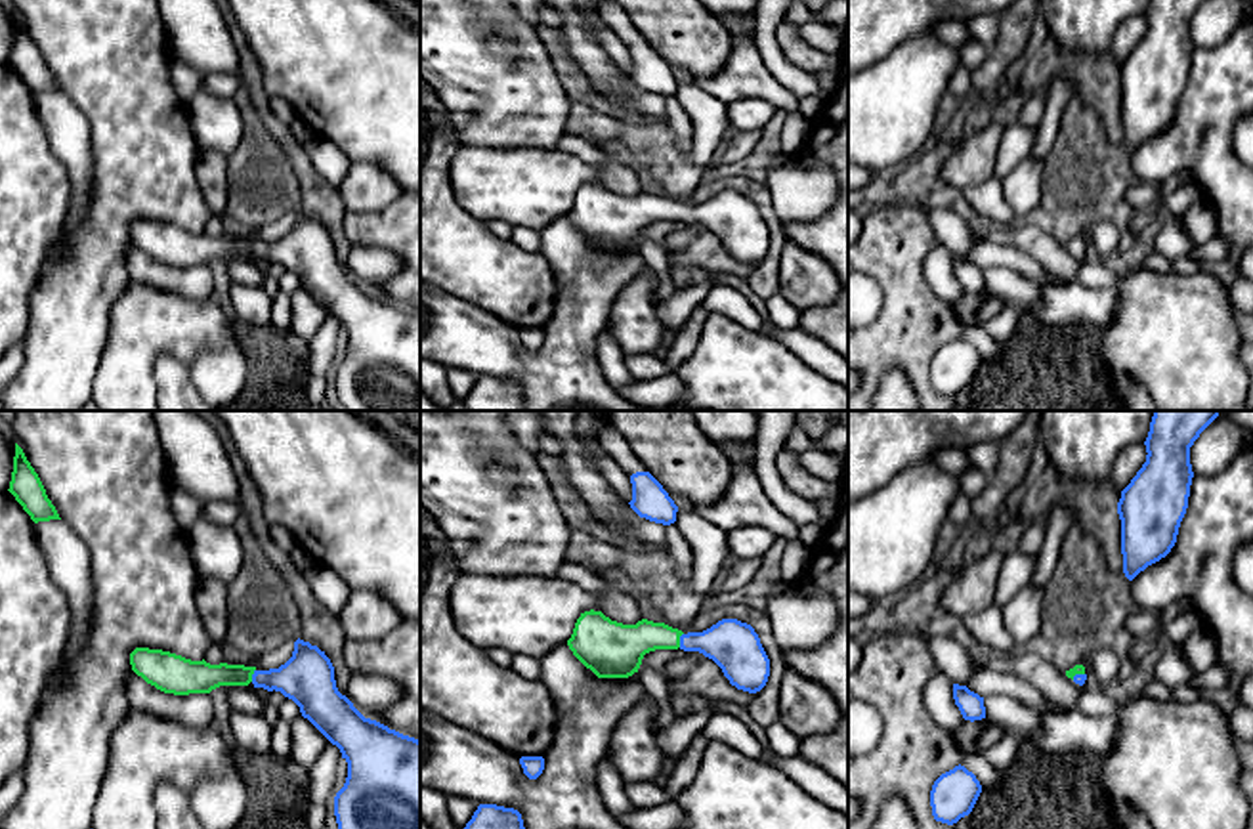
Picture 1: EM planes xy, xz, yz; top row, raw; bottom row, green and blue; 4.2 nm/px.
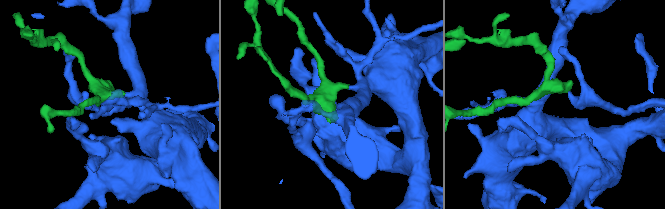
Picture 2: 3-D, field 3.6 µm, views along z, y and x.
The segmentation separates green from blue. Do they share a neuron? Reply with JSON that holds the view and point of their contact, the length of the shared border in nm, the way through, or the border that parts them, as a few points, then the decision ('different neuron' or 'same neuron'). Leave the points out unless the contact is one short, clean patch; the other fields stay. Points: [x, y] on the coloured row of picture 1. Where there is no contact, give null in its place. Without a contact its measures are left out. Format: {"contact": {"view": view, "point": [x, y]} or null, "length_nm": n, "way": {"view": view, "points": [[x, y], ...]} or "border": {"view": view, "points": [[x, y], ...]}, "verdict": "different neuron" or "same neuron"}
{"contact": {"view": "xz", "point": [679, 640]}, "length_nm": 70, "way": {"view": "xz", "points": [[621, 648], [638, 638], [679, 640], [728, 642], [734, 646]]}, "verdict": "same neuron"}

